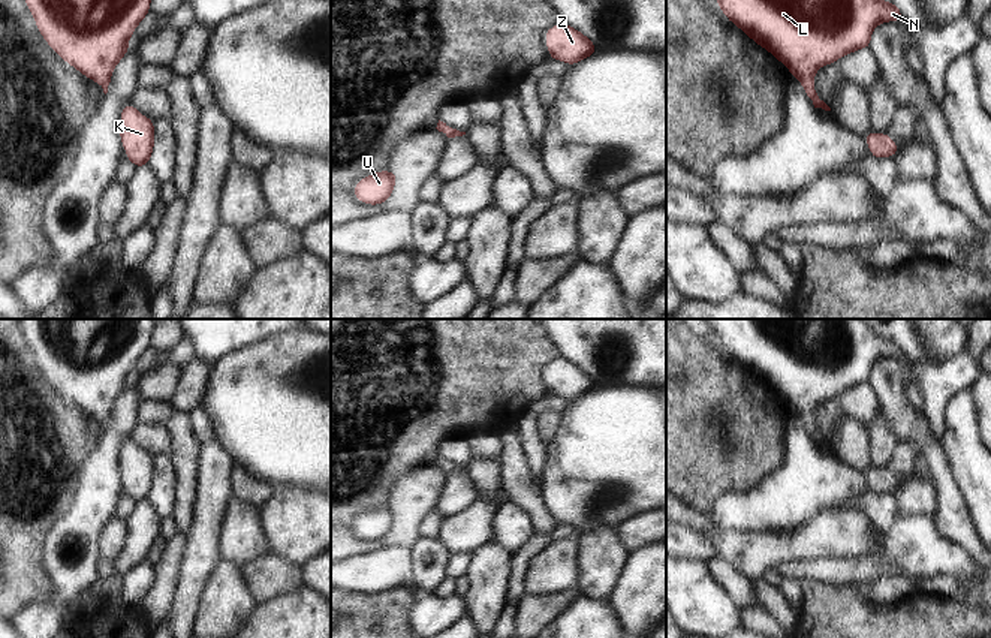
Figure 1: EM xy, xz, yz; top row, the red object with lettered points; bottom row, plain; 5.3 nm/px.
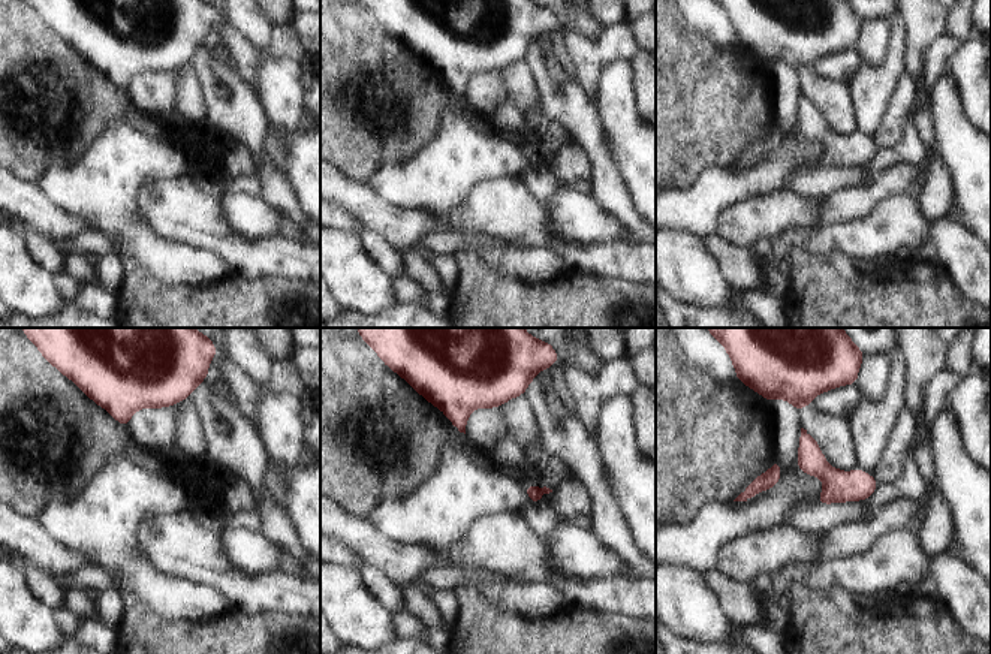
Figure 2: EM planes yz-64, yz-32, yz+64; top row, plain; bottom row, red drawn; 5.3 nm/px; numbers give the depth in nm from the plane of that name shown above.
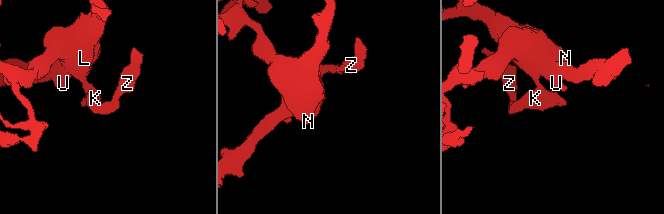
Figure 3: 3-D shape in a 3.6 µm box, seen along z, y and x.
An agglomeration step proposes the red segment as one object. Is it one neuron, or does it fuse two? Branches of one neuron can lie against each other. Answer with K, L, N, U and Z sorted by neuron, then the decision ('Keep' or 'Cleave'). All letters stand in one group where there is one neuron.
Groups: K L N U Z. Keep

